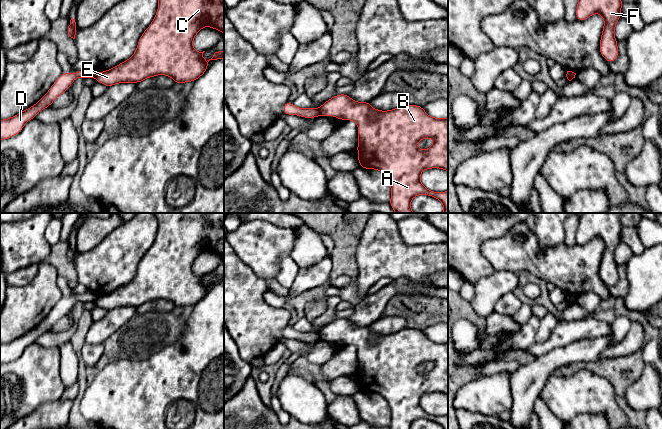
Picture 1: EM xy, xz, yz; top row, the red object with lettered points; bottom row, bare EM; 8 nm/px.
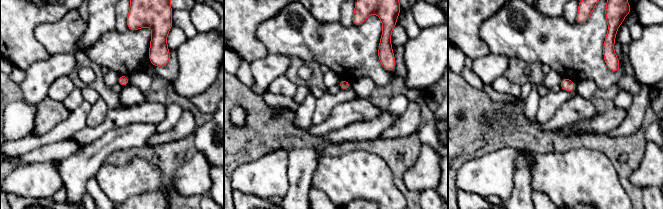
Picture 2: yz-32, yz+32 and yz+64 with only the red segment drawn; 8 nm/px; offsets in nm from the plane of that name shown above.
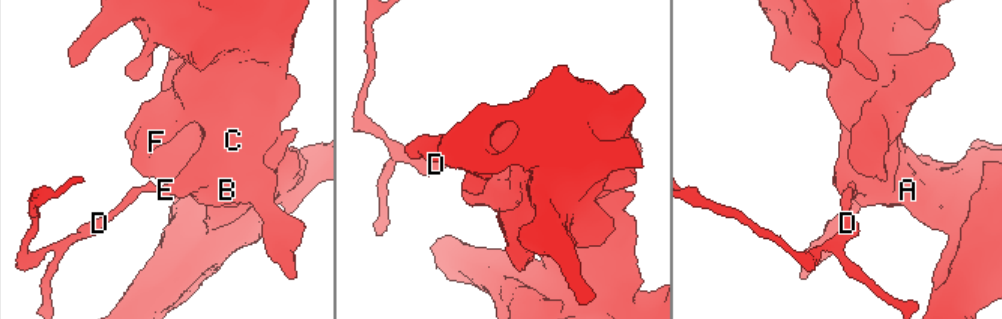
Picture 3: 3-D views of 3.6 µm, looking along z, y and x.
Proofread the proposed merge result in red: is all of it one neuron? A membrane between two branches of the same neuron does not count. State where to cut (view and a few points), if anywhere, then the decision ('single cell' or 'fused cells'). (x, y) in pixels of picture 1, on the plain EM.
cut xz (318, 333), (320, 338); fused cells

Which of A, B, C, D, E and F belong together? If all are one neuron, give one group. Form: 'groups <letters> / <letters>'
groups A B C E F / D

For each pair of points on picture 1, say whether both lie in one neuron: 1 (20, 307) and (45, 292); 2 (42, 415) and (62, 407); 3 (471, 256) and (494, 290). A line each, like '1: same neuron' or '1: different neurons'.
1: same neuron
2: same neuron
3: different neurons

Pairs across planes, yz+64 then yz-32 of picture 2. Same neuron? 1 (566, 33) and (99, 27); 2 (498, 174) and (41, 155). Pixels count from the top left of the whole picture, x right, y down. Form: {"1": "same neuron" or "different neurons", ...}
{"1": "different neurons", "2": "different neurons"}

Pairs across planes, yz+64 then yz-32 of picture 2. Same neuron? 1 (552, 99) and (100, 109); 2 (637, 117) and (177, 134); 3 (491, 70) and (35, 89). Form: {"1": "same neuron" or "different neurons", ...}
{"1": "same neuron", "2": "same neuron", "3": "same neuron"}

